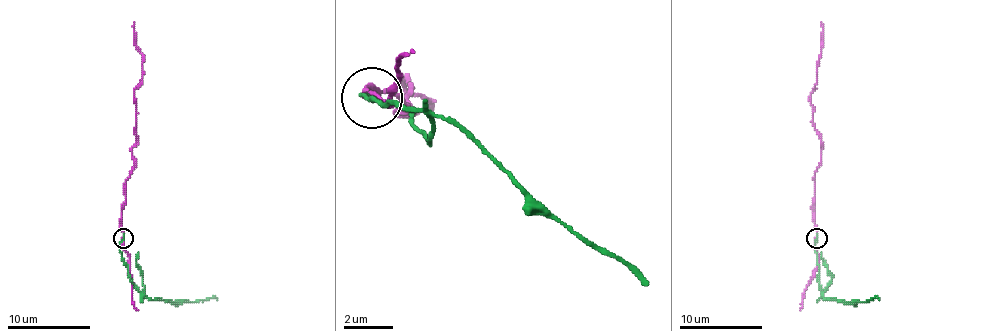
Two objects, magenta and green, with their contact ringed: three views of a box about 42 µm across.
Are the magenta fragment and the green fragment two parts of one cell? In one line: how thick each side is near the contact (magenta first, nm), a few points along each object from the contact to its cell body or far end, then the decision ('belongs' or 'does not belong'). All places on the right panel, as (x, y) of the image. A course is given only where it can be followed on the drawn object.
150/150 nm | magenta via (817, 237), (815, 171), (821, 161), (821, 142), (813, 121), (810, 92), (823, 45), (821, 22) | green via (817, 237), (815, 244), (821, 293), (827, 300), (879, 300) | does not belong

